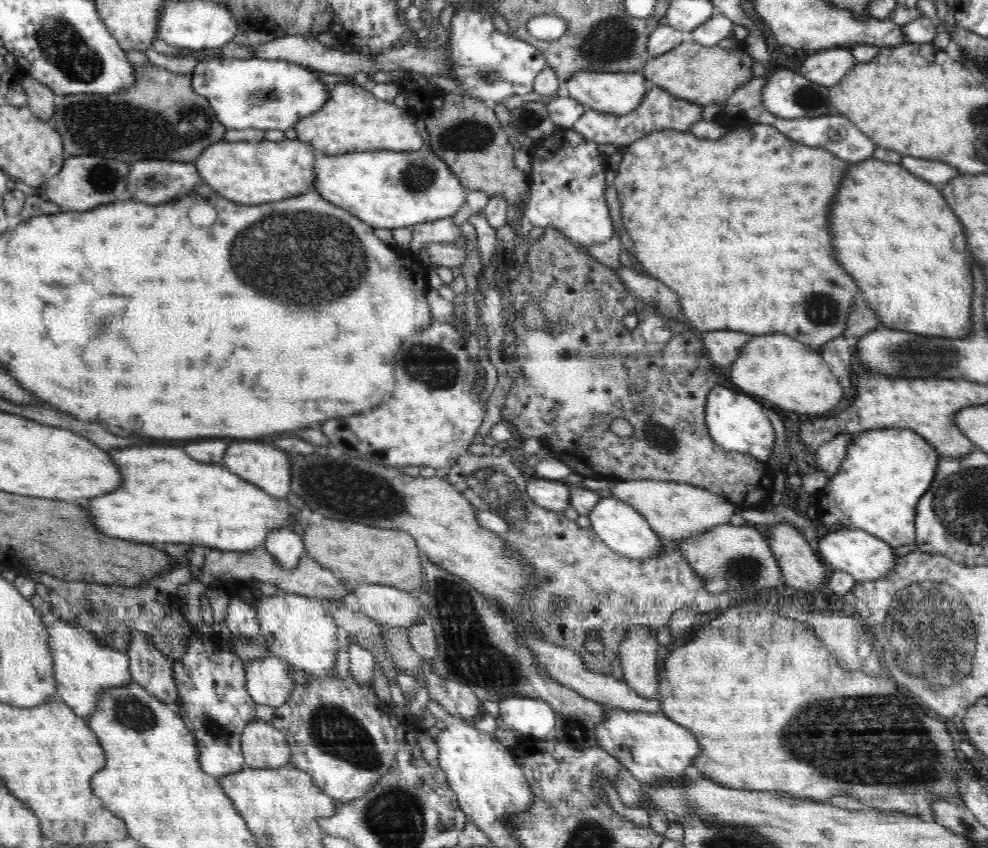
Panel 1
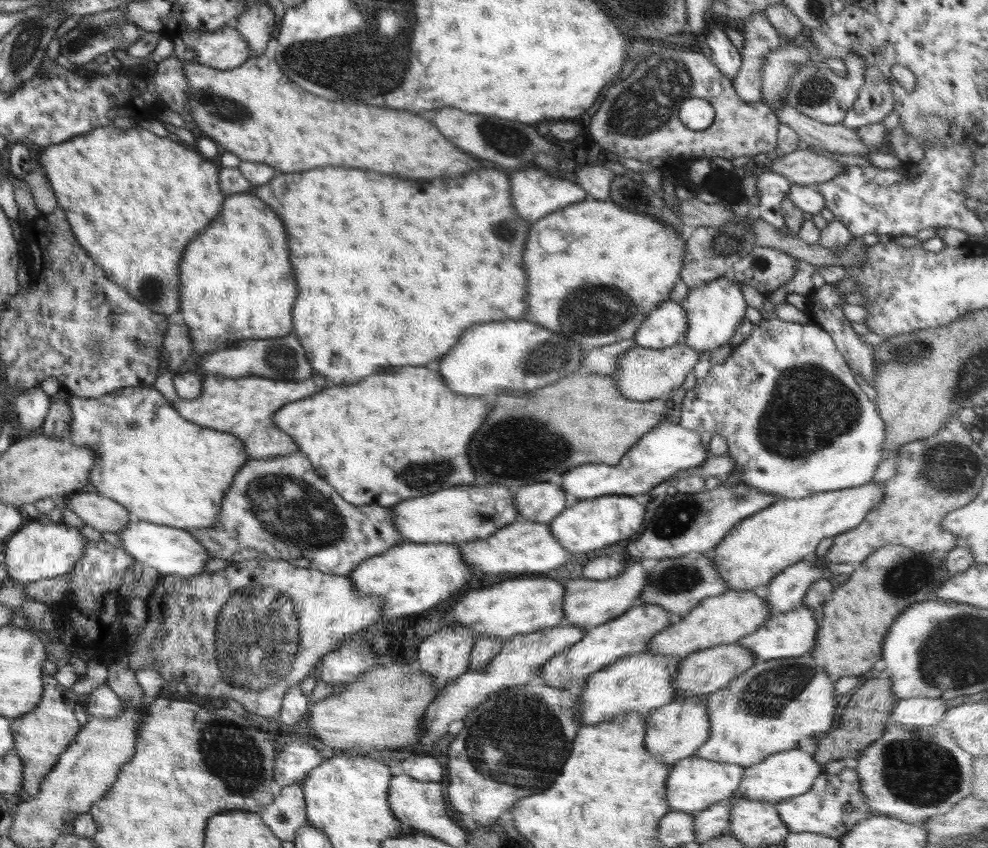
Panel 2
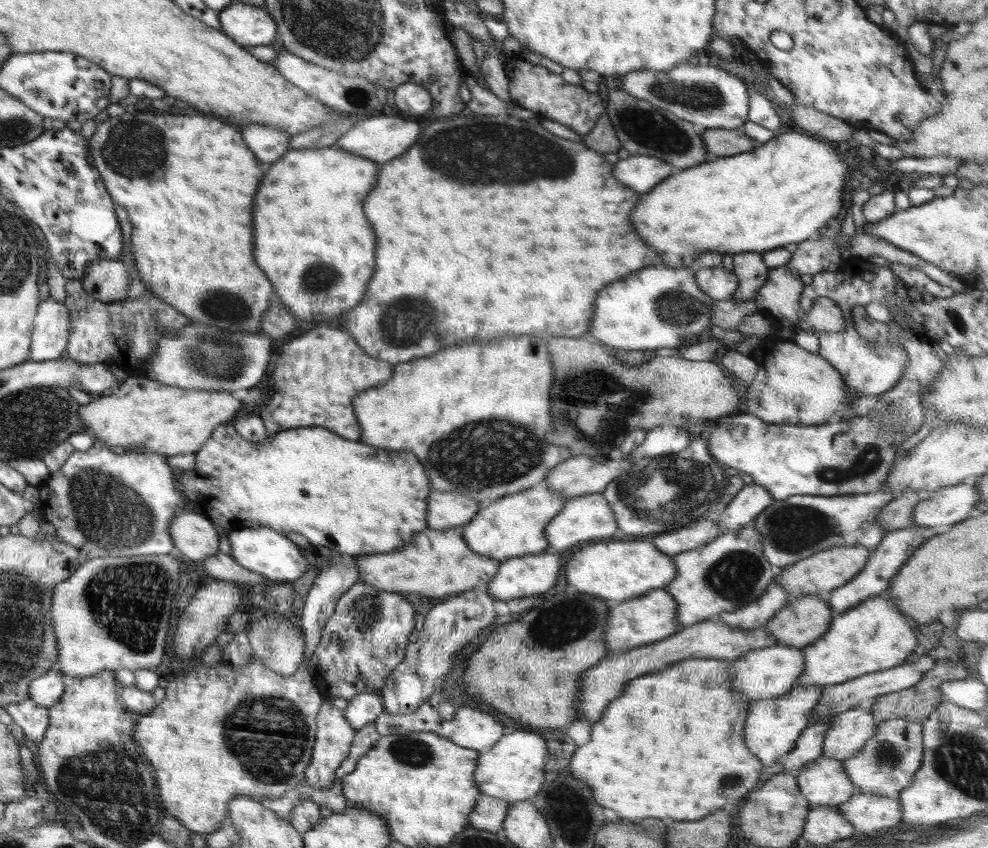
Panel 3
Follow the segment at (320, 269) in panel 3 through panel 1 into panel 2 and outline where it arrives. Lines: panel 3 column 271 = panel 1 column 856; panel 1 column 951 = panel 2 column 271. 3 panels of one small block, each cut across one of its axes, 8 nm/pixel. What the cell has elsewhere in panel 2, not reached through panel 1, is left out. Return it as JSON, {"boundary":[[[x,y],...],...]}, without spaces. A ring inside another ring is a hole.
{"boundary":[[[238,193],[224,200],[220,218],[214,220],[210,228],[206,228],[204,236],[200,234],[188,244],[182,260],[178,311],[190,329],[193,351],[198,353],[198,360],[204,357],[206,352],[227,346],[229,348],[242,339],[268,339],[288,336],[293,332],[292,308],[298,296],[298,284],[288,254],[288,232],[274,210],[270,210],[254,194]]]}

